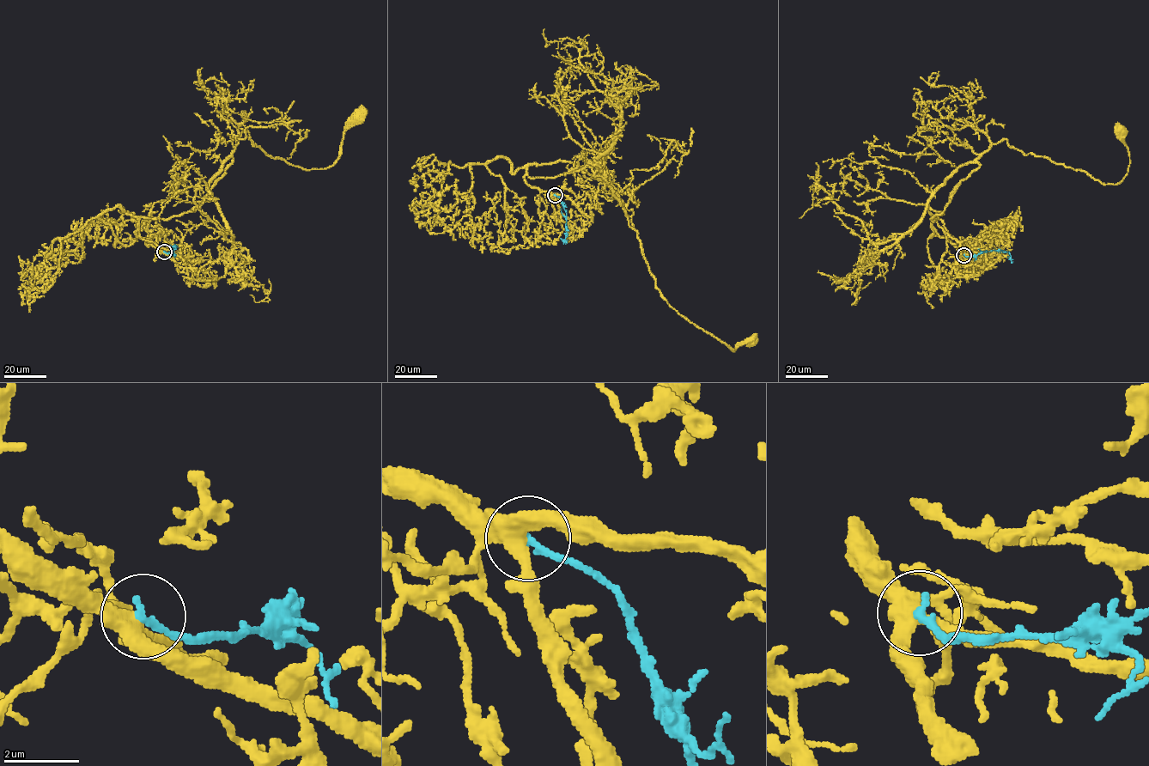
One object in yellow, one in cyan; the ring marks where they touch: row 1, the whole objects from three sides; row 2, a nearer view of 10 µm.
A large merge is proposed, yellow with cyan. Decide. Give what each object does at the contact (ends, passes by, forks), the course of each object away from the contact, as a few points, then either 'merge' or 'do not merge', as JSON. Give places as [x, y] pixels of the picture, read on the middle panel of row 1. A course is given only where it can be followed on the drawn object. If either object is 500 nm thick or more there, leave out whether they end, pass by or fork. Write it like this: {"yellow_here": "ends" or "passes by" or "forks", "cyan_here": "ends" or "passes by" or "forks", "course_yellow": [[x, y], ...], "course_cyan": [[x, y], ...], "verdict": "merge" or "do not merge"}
{"yellow_here": "forks", "cyan_here": "ends", "course_yellow": [[555, 195], [526, 183], [529, 166], [569, 161], [608, 185], [637, 232], [660, 294], [732, 350], [751, 341]], "course_cyan": [[555, 195], [560, 198], [566, 212], [566, 237], [562, 240], [565, 243]], "verdict": "do not merge"}

